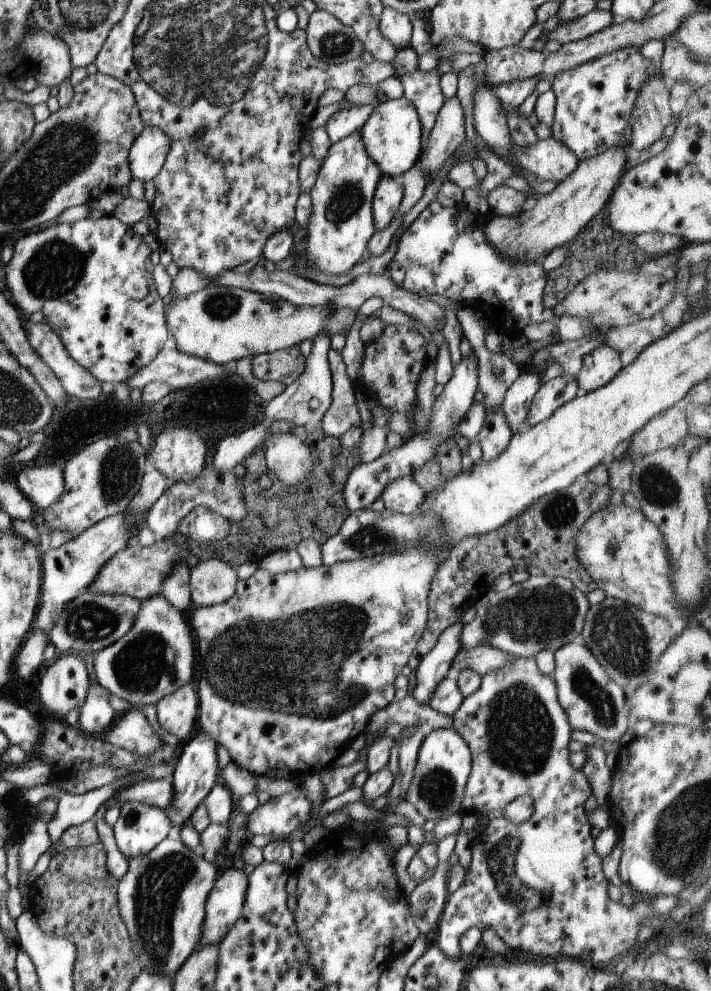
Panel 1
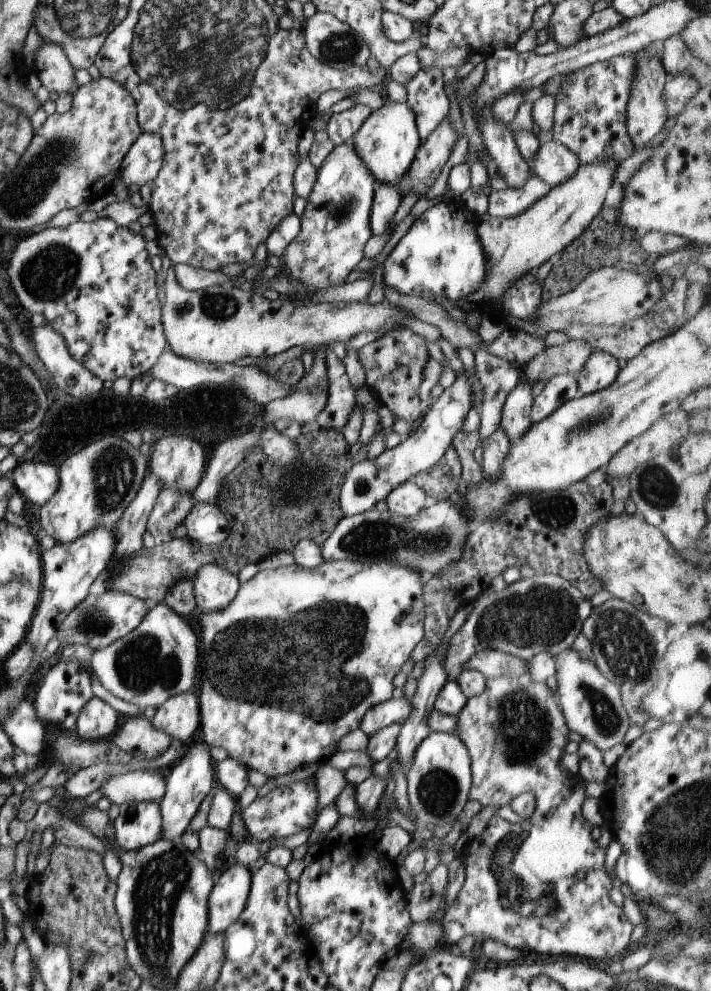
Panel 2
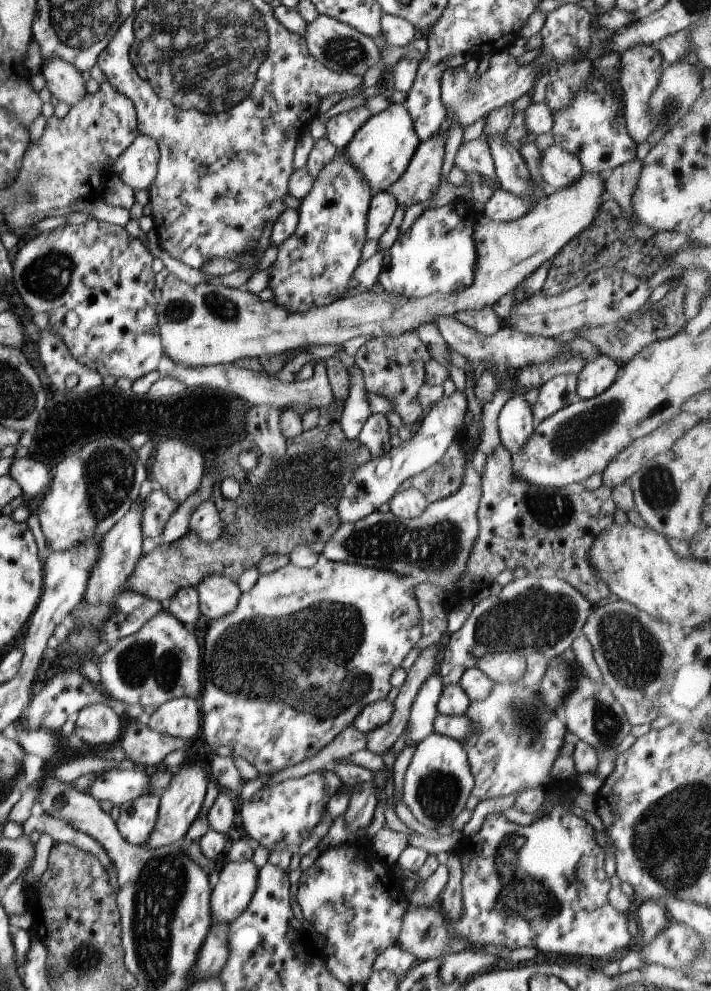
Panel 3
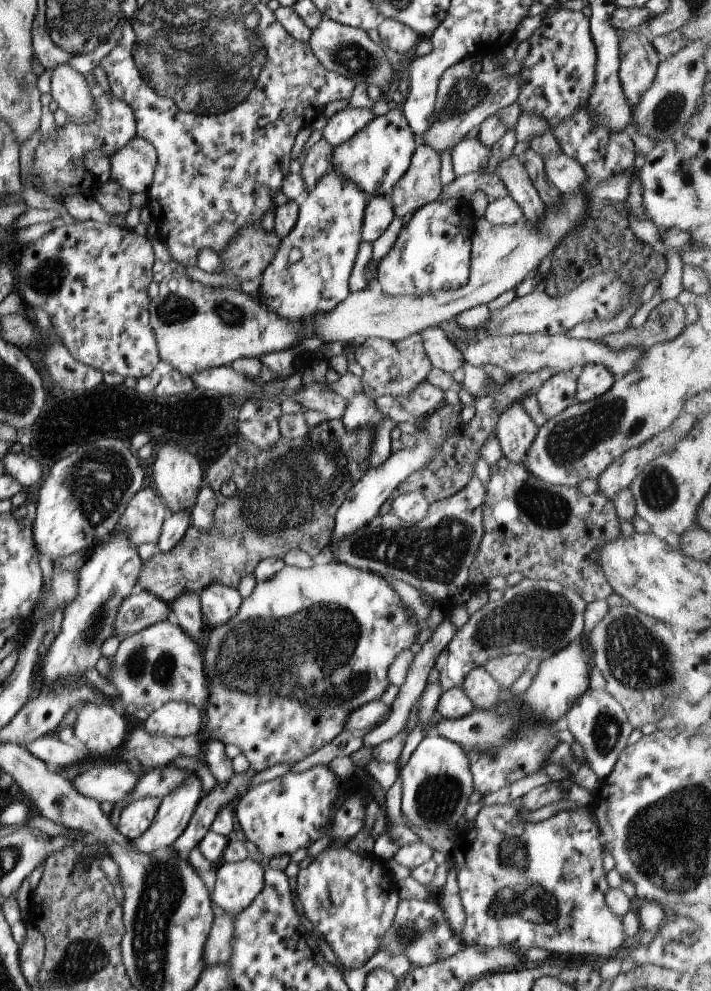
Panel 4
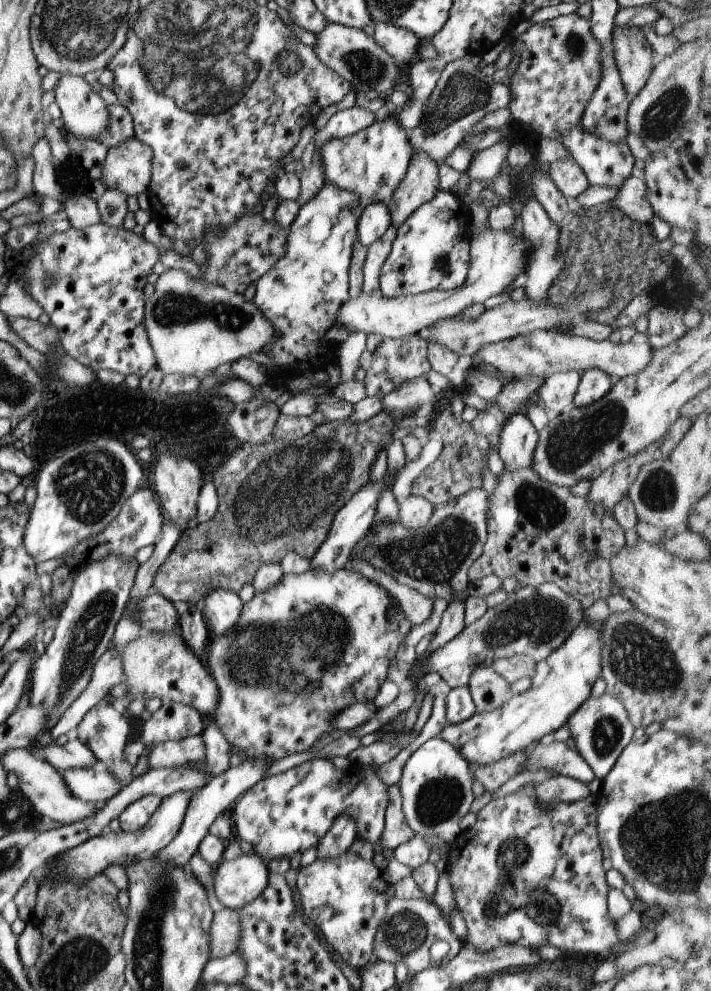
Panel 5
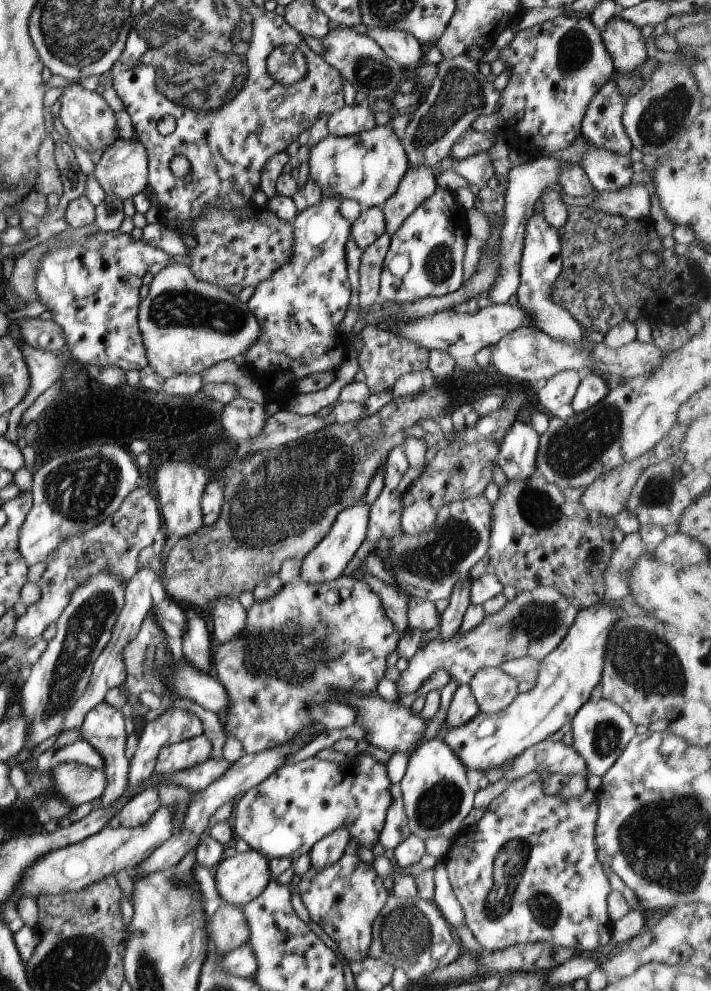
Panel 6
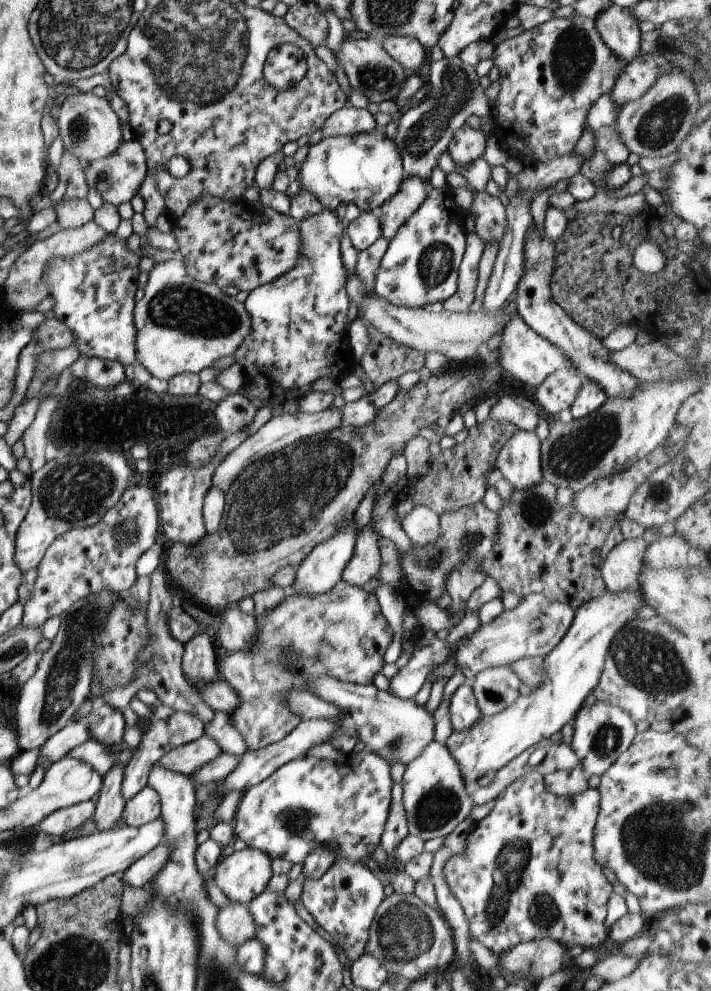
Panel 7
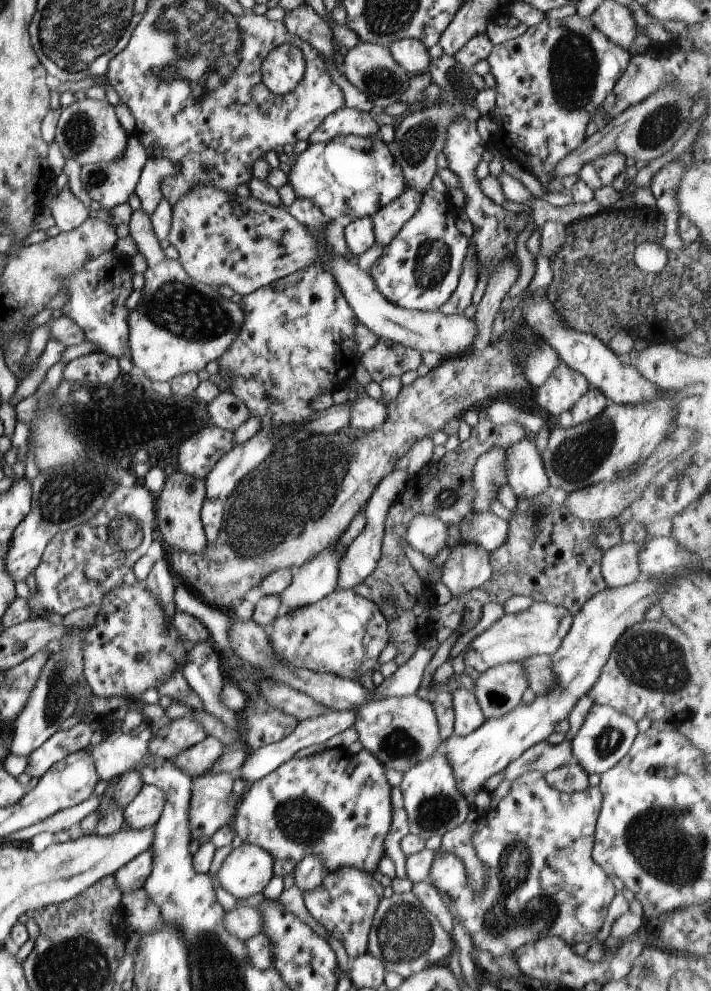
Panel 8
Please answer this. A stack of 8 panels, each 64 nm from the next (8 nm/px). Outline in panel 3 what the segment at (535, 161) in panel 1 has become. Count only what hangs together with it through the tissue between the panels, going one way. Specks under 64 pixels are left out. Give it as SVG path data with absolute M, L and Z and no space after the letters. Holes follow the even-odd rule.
M556 144L542 155L542 178L550 191L574 184L583 171L578 158Z

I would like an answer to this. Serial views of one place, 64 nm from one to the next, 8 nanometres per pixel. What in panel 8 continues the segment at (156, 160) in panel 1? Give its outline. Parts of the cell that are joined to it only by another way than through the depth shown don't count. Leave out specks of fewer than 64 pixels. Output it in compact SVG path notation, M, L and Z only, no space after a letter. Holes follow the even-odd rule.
M130 136L123 156L110 163L94 163L84 165L81 169L81 180L87 194L92 200L100 202L102 209L113 210L116 206L128 203L136 191L142 170L146 165L149 156L145 147L134 137Z

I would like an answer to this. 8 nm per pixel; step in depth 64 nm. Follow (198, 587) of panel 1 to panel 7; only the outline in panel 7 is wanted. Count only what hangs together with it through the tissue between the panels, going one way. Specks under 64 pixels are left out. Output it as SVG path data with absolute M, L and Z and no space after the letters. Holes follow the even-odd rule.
M233 604L222 611L216 637L226 652L247 651L253 645L258 627L254 616L245 614L238 609L238 604Z

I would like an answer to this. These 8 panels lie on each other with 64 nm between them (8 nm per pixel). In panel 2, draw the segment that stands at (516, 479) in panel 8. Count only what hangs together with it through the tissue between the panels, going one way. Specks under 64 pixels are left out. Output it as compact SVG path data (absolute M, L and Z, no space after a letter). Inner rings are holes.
M520 380L503 404L499 427L508 436L510 444L514 444L532 428L533 422L530 416L534 402L532 387L531 383Z

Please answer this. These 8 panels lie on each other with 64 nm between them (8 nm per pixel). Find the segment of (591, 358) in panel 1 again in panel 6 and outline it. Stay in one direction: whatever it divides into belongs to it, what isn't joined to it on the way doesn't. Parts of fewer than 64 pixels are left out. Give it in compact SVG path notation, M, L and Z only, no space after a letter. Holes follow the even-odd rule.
M588 372L577 387L572 406L576 413L584 413L598 405L611 392L611 386L600 373Z

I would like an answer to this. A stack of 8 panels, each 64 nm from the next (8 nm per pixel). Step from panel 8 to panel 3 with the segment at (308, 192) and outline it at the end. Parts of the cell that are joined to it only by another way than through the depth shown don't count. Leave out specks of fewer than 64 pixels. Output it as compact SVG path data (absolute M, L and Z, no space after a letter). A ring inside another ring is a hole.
M392 102L389 105L383 112L372 115L341 150L352 162L352 166L360 170L373 195L390 191L391 186L407 171L409 162L421 143L414 130L414 120L404 103Z

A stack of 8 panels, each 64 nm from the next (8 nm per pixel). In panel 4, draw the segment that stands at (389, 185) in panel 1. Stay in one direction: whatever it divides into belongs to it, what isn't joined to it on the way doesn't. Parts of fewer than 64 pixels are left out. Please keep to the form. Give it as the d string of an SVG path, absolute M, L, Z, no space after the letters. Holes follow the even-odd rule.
M372 197L368 200L362 226L362 239L366 243L374 243L394 220L393 205L385 197Z

